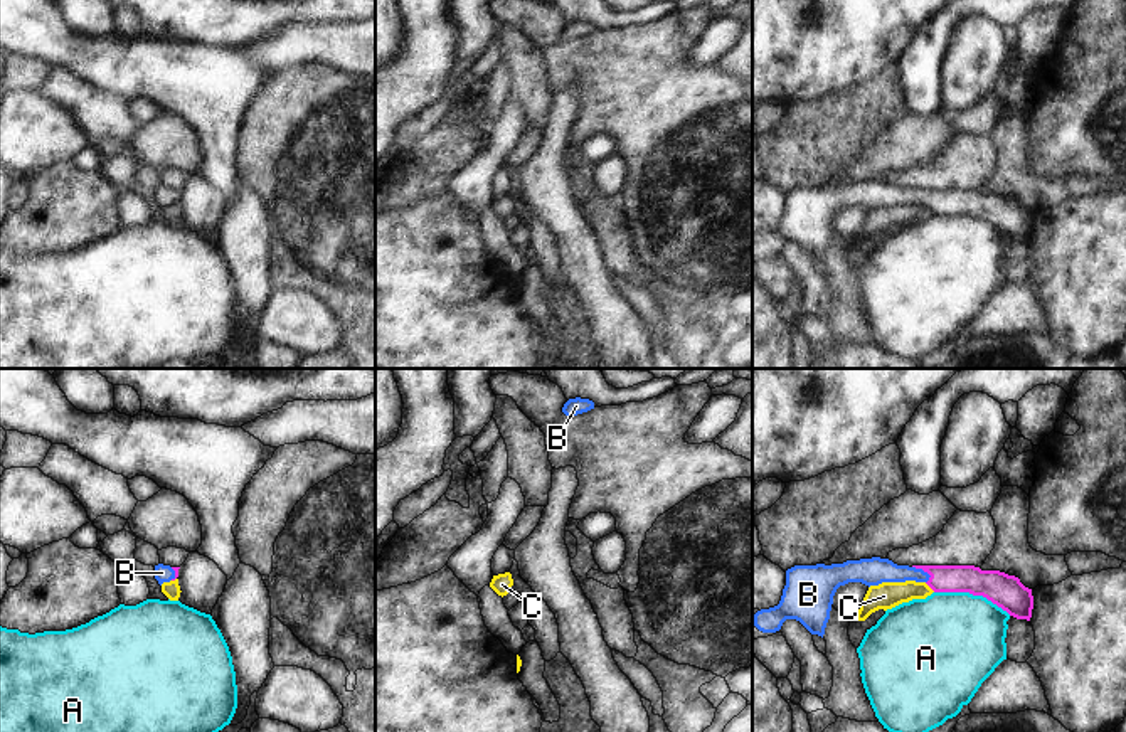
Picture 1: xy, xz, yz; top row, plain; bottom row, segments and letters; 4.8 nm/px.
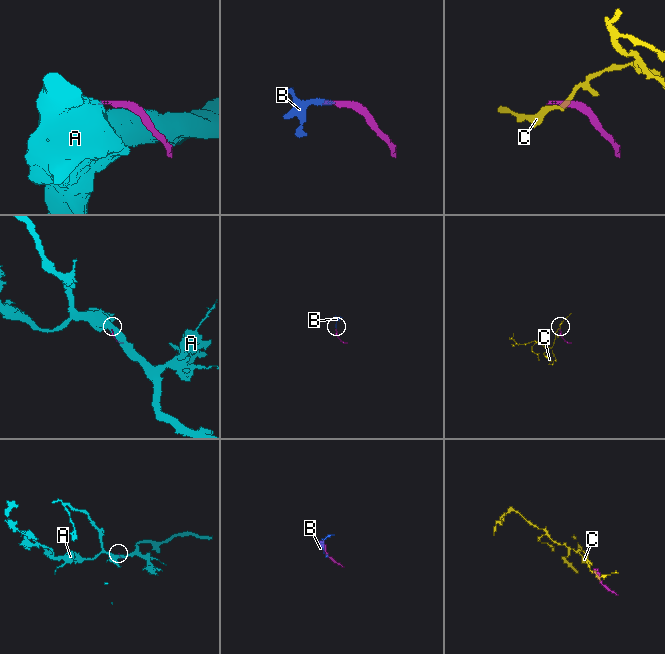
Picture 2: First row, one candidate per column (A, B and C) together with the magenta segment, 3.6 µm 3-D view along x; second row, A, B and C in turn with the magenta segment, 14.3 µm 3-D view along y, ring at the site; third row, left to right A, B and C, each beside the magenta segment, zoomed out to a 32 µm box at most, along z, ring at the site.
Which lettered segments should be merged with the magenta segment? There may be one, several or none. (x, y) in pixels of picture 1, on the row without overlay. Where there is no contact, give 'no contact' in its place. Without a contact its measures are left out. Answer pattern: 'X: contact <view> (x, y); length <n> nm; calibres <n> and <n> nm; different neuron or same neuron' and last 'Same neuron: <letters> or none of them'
A: contact yz (973, 217); length 380 nm; calibres 160 and 480 nm; different neuron
B: contact yz (923, 192); length 110 nm; calibres 130 and 130 nm; same neuron
C: contact yz (929, 209); length 70 nm; calibres 130 and 130 nm; different neuron
Same neuron: B

